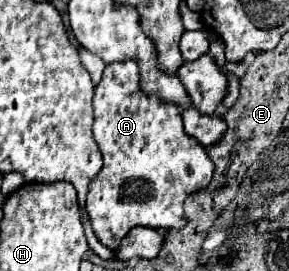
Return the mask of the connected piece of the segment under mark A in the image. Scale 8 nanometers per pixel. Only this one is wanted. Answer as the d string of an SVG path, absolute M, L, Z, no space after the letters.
M108 63L104 67L102 79L94 89L93 135L104 155L104 165L90 181L86 211L100 243L104 243L108 249L114 249L118 247L118 241L136 225L170 229L186 223L182 203L190 193L208 187L214 163L206 155L206 149L196 143L196 139L184 135L176 105L162 103L156 95L138 95L138 69L134 63Z

